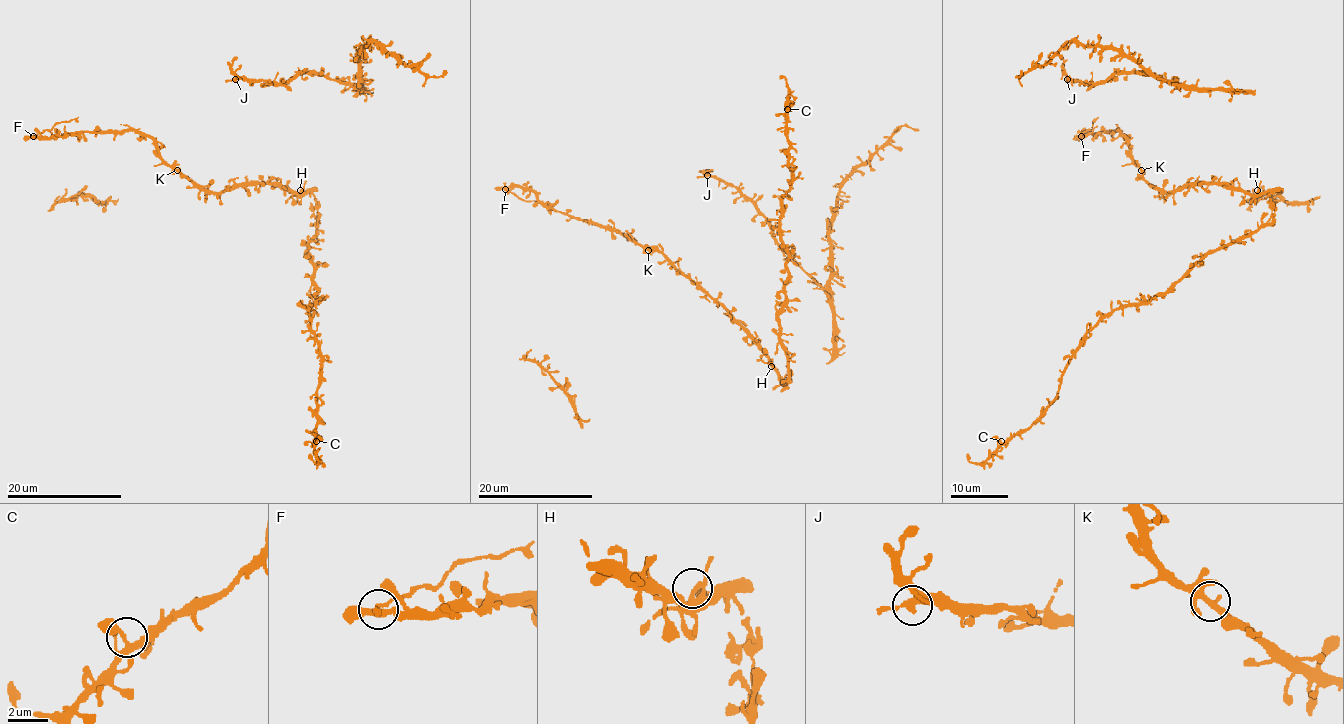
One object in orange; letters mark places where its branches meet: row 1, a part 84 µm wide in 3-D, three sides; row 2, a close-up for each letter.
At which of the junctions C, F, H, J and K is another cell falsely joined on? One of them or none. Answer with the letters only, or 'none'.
F

